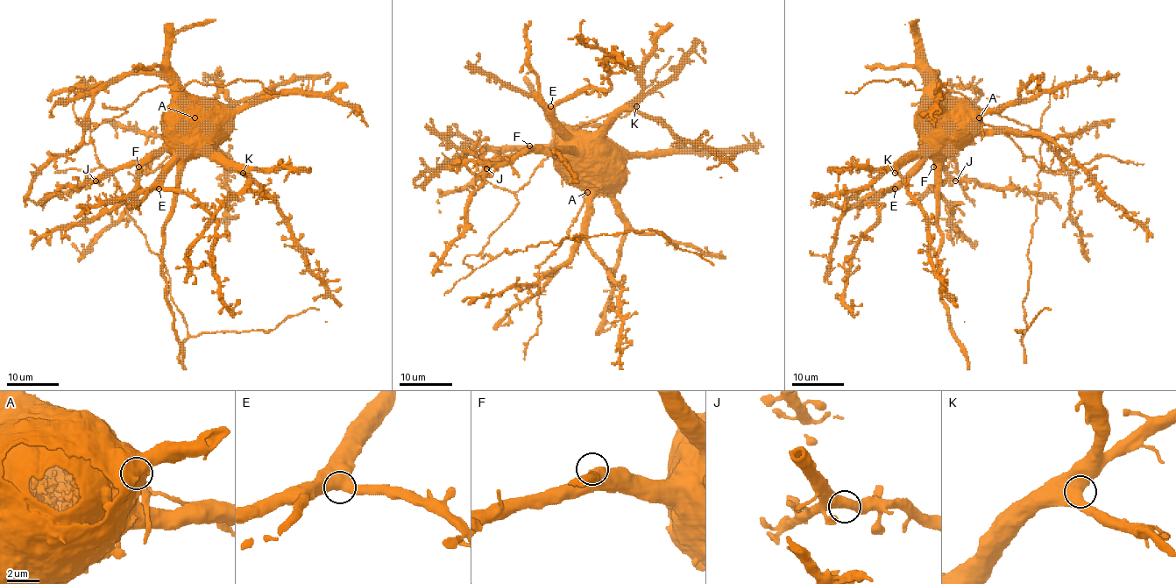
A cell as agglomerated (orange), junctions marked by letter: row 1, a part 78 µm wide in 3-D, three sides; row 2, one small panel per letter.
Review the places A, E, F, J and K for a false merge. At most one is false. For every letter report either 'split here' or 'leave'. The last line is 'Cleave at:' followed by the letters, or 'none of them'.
A: split here
E: leave
F: leave
J: leave
K: leave
Cleave at: A

